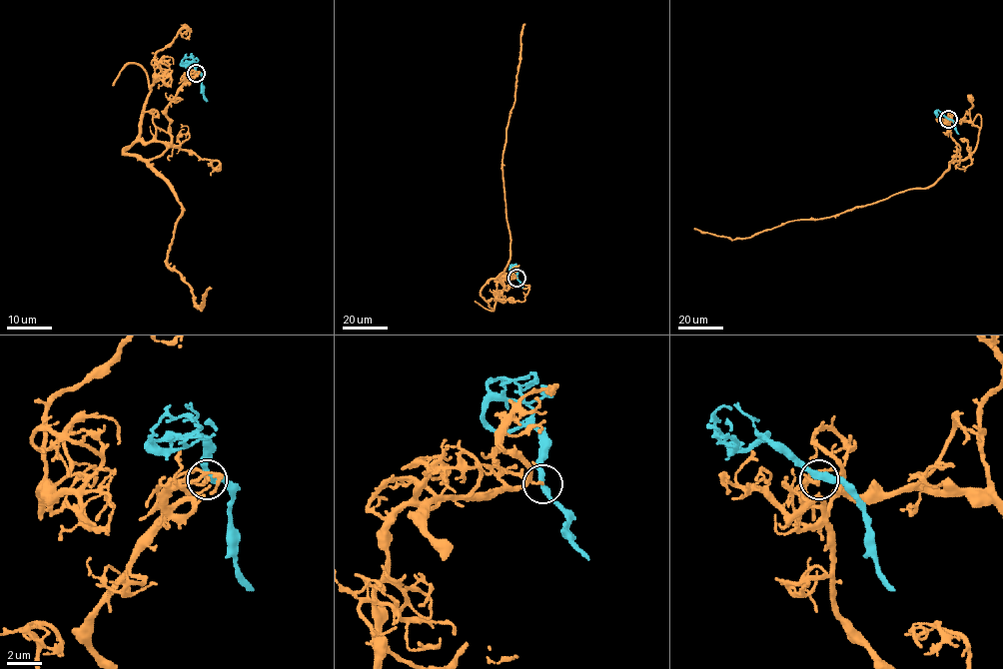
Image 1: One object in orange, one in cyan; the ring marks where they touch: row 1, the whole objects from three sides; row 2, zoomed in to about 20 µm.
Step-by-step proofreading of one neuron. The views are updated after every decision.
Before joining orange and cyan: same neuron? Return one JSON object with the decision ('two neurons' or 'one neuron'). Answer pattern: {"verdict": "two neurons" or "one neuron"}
{"verdict": "two neurons"}

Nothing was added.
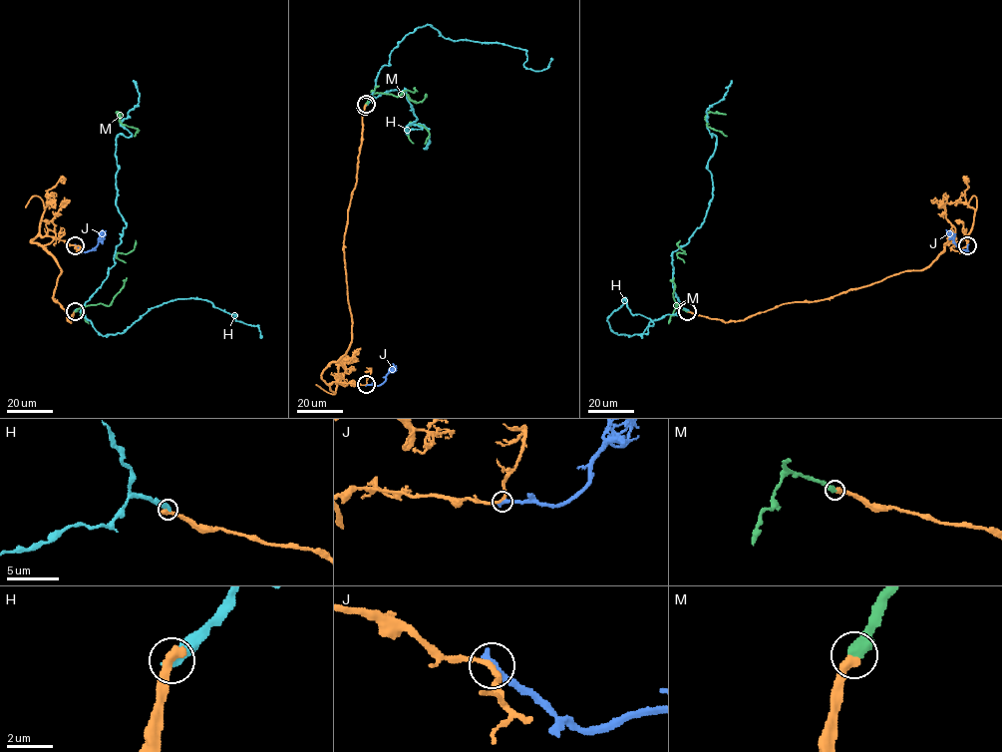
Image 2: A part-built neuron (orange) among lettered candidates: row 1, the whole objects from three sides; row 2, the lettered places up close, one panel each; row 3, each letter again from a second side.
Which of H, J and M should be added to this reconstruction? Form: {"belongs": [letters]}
{"belongs": ["M"]}

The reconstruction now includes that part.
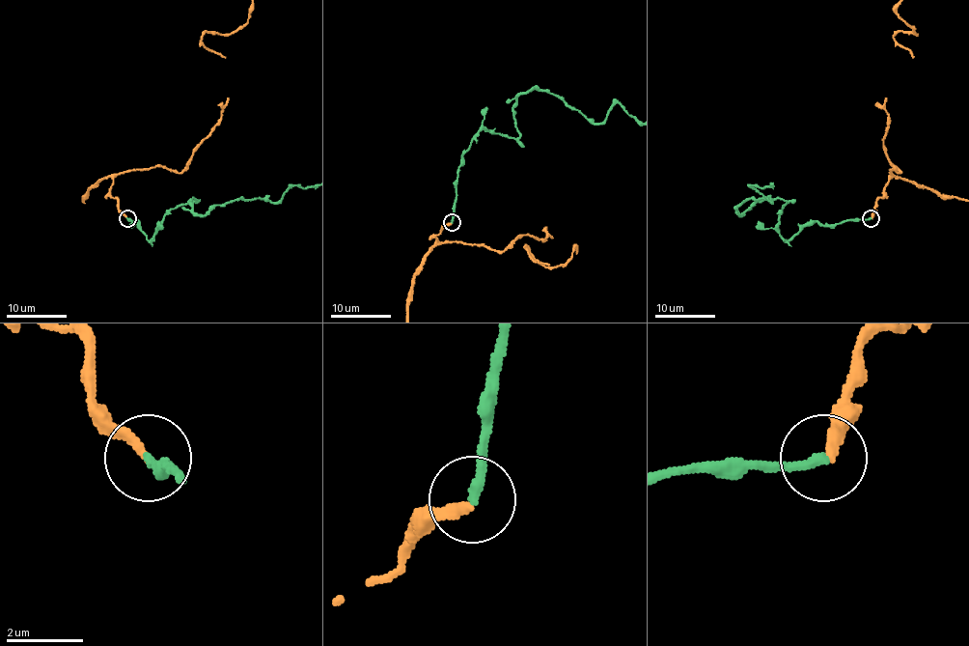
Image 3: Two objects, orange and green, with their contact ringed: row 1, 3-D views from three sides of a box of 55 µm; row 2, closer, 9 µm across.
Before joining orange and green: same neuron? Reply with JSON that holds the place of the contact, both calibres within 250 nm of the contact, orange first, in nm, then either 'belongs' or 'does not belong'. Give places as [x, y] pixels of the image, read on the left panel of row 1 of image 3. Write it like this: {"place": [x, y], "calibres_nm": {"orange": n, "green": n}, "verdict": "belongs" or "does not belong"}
{"place": [127, 218], "calibres_nm": {"orange": 260, "green": 240}, "verdict": "belongs"}

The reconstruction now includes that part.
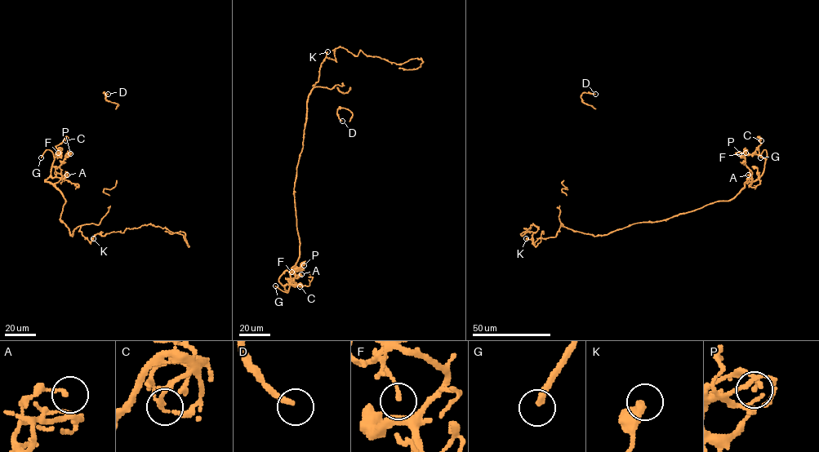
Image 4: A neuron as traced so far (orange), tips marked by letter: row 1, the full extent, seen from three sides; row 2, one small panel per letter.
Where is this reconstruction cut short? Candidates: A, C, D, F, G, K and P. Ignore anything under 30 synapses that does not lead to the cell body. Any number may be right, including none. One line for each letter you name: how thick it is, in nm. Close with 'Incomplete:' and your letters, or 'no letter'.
D: Thickness 200 nm
G: Thickness 240 nm
Incomplete: D, G

